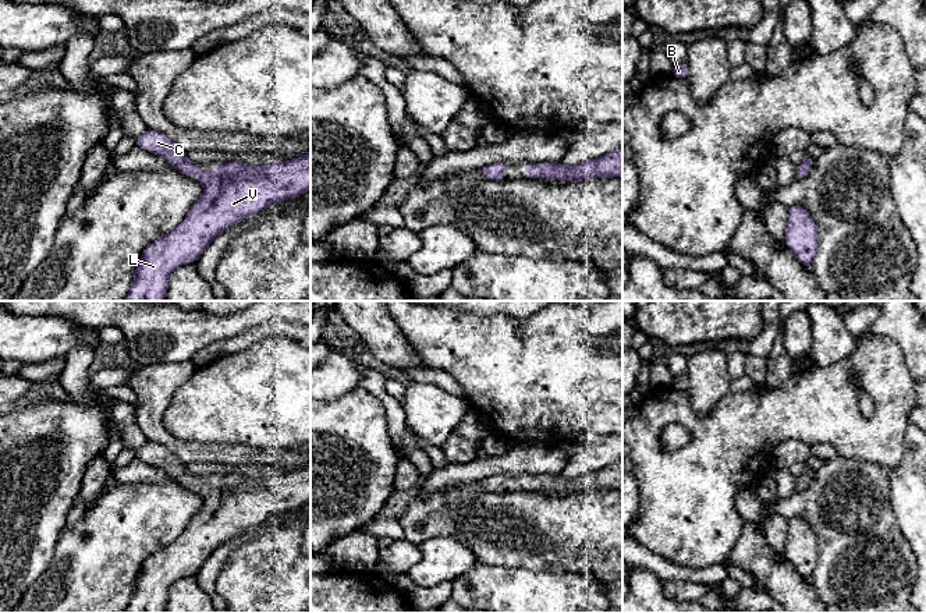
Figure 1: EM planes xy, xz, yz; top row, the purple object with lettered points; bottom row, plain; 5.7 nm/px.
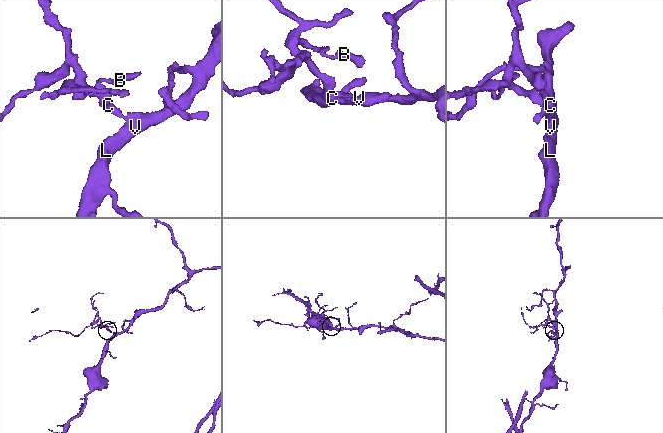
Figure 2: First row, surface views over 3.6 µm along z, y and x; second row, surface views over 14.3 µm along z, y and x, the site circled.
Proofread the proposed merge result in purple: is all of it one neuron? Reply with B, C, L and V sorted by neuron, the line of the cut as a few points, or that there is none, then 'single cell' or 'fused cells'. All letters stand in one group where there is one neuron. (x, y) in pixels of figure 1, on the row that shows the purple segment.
groups B C L V; cut none; single cell

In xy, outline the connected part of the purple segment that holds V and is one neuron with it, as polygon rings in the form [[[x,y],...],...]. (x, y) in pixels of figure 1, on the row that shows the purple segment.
[[[146,130],[136,137],[136,146],[160,156],[206,188],[174,230],[145,248],[124,301],[163,301],[171,273],[196,262],[221,233],[270,205],[311,191],[311,152],[265,166],[234,160],[212,166],[205,174],[160,131]]]

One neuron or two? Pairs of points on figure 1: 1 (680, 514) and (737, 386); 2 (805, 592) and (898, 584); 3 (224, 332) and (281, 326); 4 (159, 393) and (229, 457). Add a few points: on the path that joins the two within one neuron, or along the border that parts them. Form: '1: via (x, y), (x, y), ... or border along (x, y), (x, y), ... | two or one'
1: border along (755, 385), (748, 390), (730, 392) | two
2: border along (811, 583), (820, 598) | two
3: border along (286, 319), (270, 318), (223, 340) | two
4: via (156, 420), (156, 428), (173, 445), (202, 453) | one

